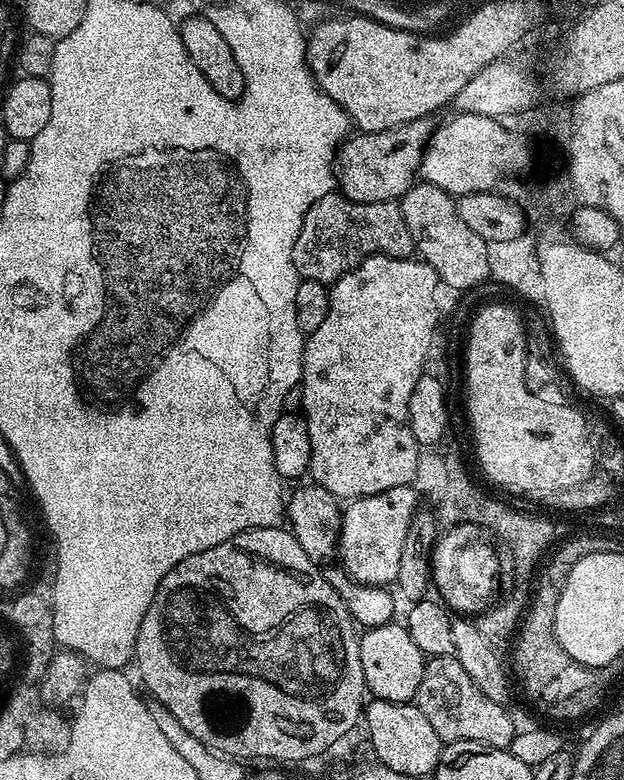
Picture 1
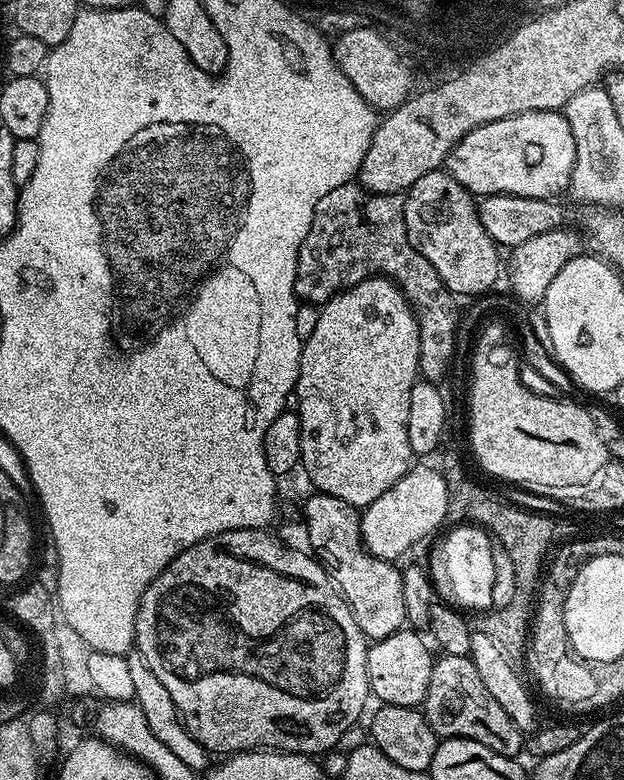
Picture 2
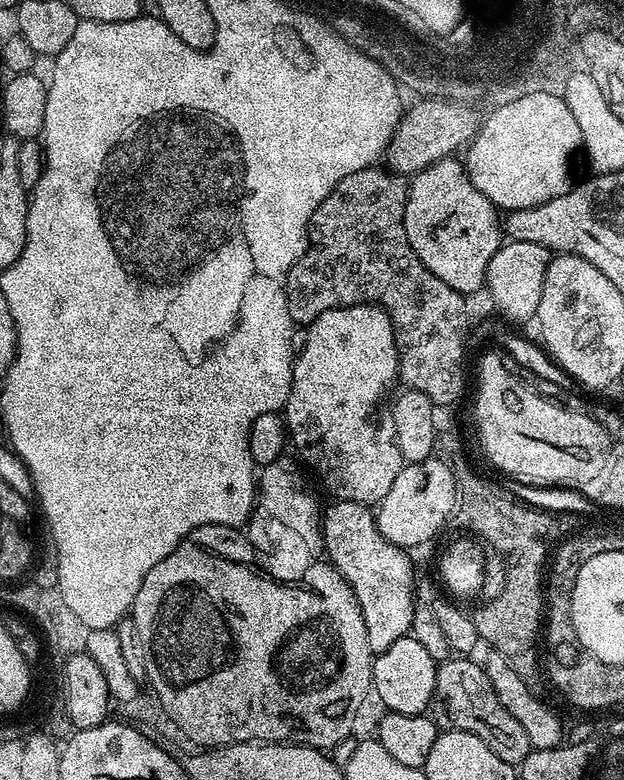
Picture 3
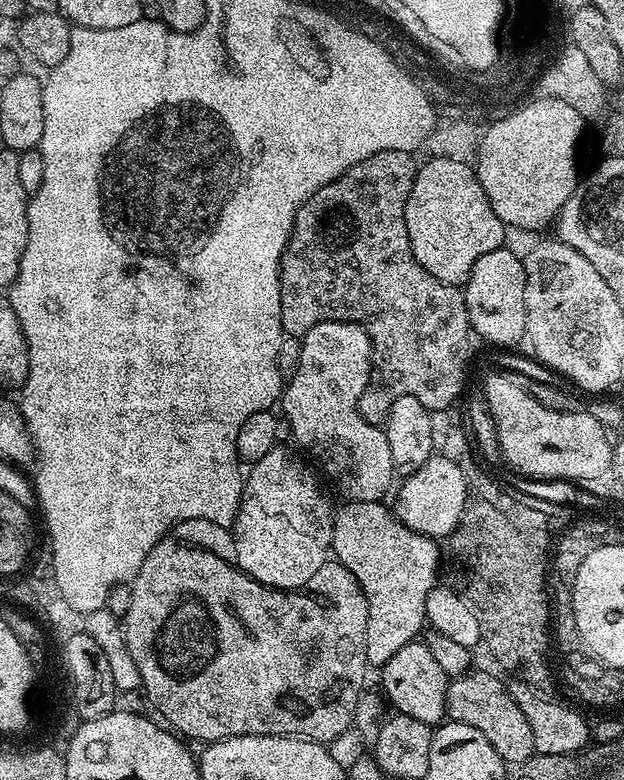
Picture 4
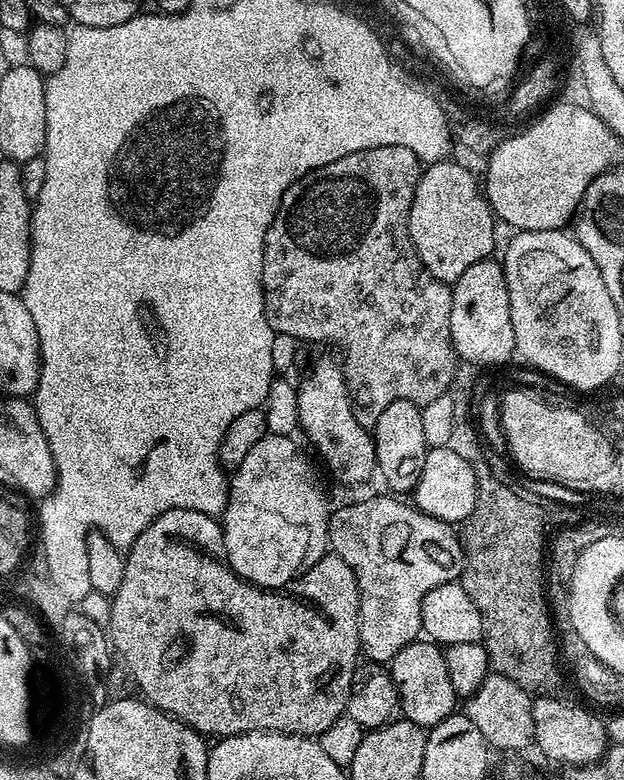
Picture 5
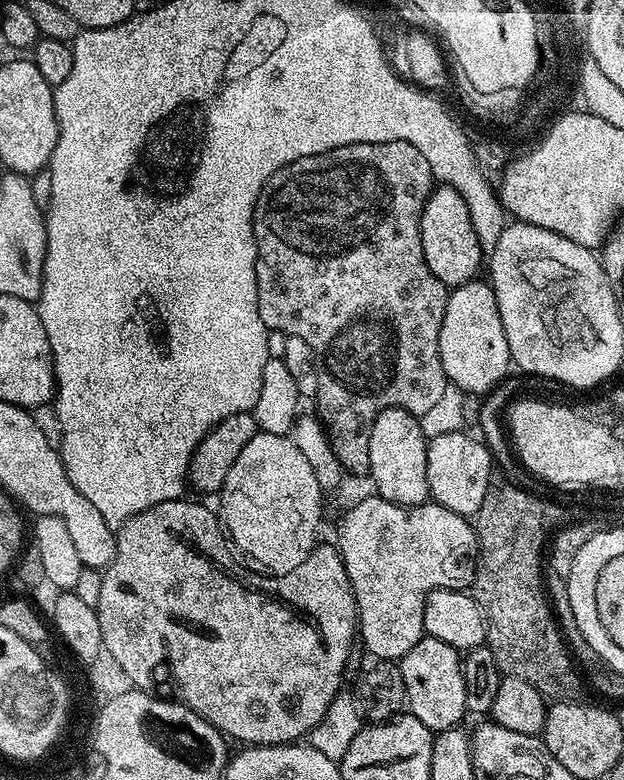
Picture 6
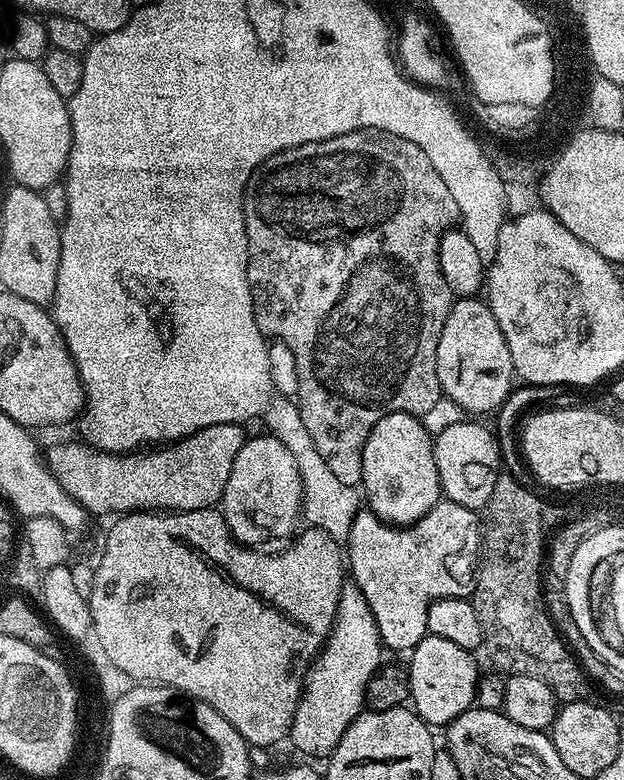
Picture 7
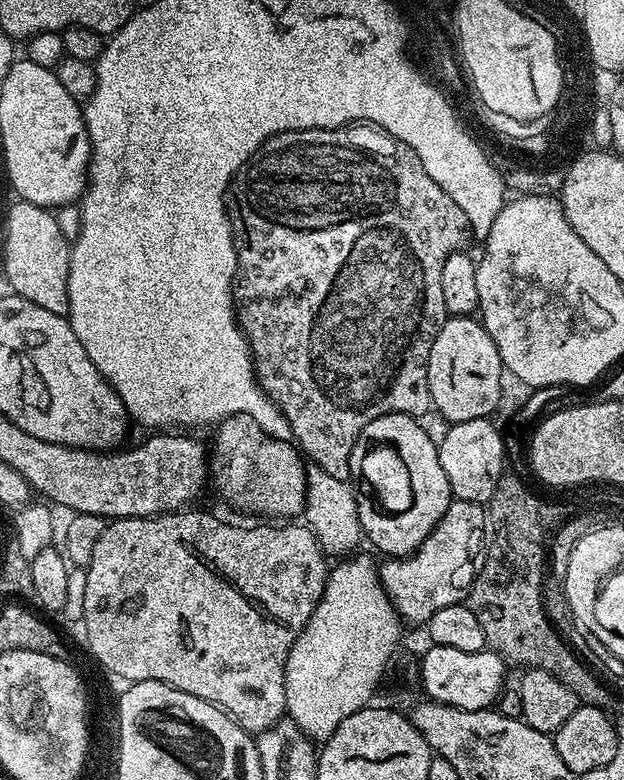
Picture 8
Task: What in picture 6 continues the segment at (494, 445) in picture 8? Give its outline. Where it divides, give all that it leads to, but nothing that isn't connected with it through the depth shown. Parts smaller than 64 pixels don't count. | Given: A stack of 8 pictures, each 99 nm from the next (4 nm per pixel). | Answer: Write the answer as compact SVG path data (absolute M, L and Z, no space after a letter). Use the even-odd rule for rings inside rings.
M445 430L428 440L426 454L429 497L435 503L446 506L446 510L454 510L454 514L469 518L475 517L479 510L484 487L488 484L489 475L494 469L493 453L487 444L477 437L476 440L464 432Z

